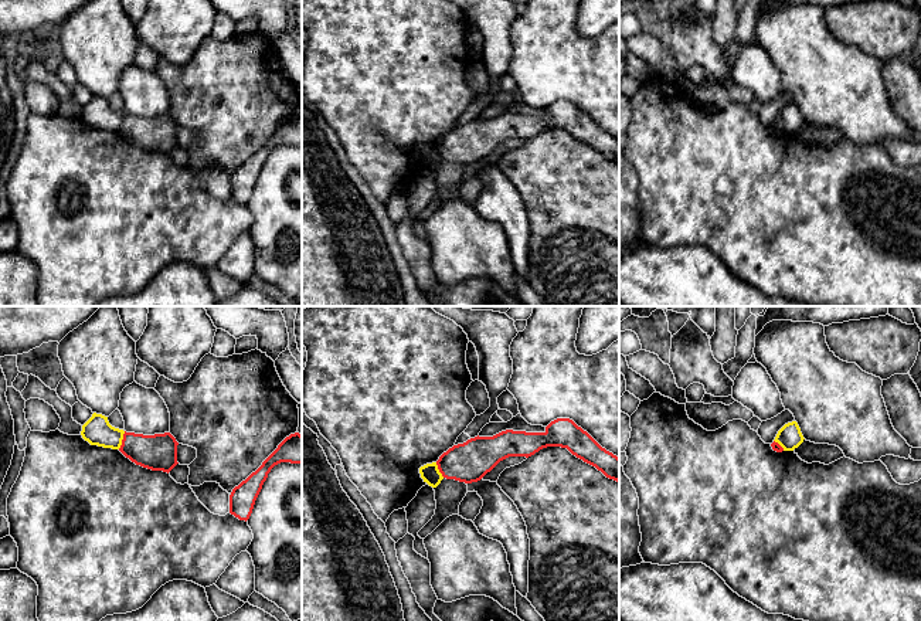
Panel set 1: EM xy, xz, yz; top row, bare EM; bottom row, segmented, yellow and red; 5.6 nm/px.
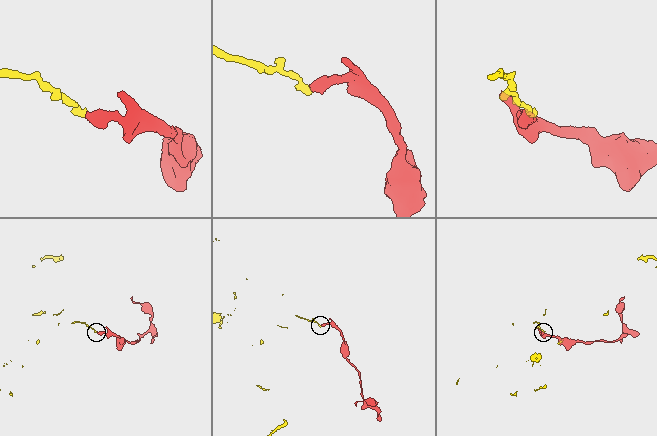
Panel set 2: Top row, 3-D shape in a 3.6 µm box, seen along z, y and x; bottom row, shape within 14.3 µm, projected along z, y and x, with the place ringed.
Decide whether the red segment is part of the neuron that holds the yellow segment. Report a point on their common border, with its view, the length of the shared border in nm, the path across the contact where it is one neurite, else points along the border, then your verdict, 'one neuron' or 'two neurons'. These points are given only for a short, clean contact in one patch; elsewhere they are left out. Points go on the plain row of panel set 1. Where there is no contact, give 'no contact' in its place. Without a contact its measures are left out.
xy (121, 122) | 110 nm | along xy (125, 114), (118, 131) | two neurons

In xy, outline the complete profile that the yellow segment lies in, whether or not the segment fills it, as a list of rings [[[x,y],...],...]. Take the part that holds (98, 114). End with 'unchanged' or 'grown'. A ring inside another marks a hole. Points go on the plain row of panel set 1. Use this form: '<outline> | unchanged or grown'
[[[94,95],[92,99],[82,108],[81,118],[91,128],[119,132],[123,122],[123,112],[109,106],[108,99]]] | unchanged

